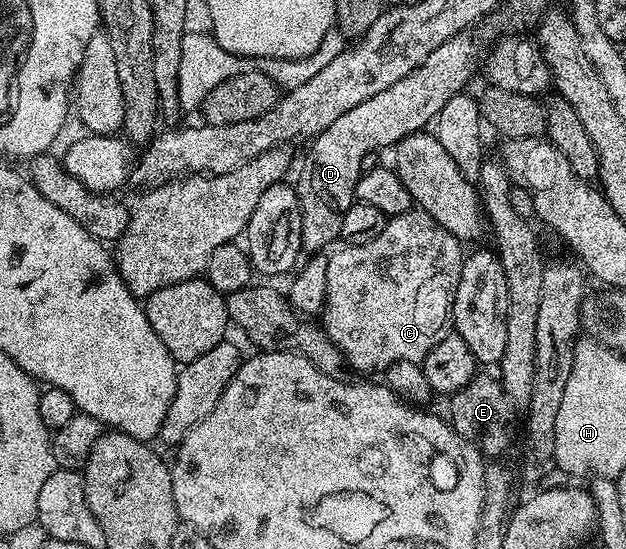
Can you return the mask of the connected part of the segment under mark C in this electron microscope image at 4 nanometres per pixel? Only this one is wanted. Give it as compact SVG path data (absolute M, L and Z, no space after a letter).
M411 207L399 217L389 218L376 239L359 245L343 244L342 249L335 248L335 253L329 254L326 299L320 312L320 324L328 339L340 347L351 370L382 375L400 360L422 362L428 351L440 343L442 337L434 337L432 333L444 321L446 303L430 305L430 297L424 295L430 293L426 291L430 289L428 283L418 287L420 283L416 281L420 281L418 265L424 261L436 267L434 273L452 273L452 269L446 269L452 267L446 259L464 259L463 242L452 243L452 238L440 223L432 225L432 215Z

